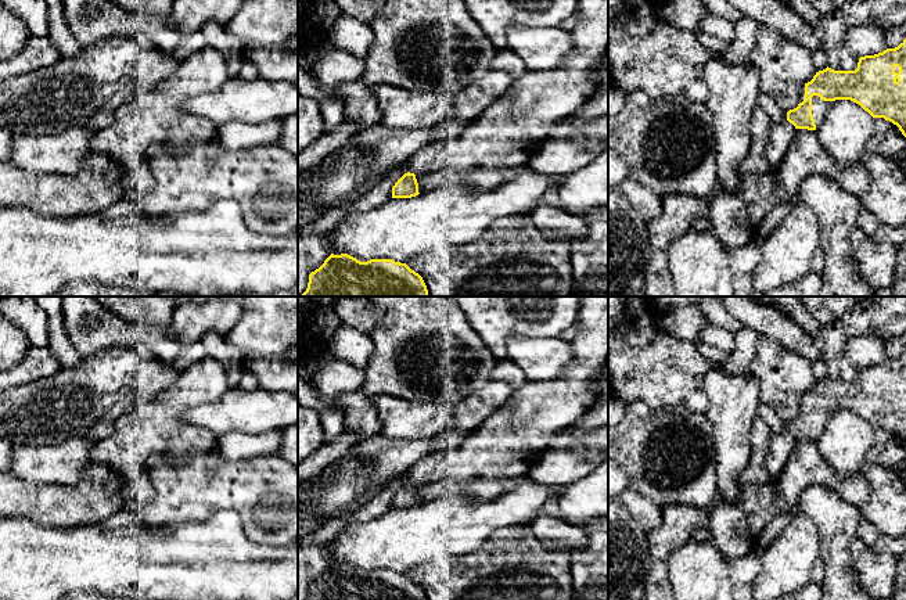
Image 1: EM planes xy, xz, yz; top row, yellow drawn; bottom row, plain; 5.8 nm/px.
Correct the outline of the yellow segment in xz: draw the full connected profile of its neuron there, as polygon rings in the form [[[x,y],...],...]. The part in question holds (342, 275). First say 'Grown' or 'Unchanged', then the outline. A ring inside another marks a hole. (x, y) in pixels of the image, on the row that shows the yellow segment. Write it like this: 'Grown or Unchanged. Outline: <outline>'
Unchanged. Outline: [[[331,254],[319,269],[309,274],[308,288],[301,297],[428,297],[428,290],[423,277],[406,263],[392,259],[360,262],[348,254]]]

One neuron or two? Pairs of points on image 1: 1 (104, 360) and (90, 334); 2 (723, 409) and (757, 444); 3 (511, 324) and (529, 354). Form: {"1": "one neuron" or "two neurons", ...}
{"1": "two neurons", "2": "two neurons", "3": "two neurons"}

